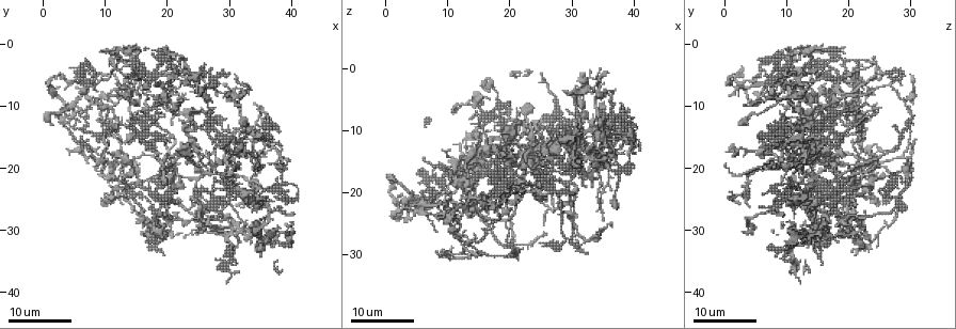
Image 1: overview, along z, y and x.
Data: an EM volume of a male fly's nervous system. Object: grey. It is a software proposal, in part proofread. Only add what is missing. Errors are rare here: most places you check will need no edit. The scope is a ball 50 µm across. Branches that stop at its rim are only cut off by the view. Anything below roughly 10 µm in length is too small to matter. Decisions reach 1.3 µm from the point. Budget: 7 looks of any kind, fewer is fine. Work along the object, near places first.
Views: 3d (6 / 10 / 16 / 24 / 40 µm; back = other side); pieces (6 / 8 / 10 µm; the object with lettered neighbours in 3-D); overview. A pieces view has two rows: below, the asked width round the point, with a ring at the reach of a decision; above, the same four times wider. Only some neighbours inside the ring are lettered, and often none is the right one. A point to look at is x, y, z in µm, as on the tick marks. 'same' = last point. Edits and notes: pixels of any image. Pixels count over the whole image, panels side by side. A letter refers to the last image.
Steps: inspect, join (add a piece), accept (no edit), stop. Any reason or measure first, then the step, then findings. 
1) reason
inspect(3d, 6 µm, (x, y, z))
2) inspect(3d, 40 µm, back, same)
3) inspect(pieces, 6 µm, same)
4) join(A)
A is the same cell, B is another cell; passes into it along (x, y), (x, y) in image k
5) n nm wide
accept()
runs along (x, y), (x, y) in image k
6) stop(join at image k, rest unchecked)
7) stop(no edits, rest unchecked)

thin end
inspect(3d, 24 µm, (16.0, 28.5, 26.0))

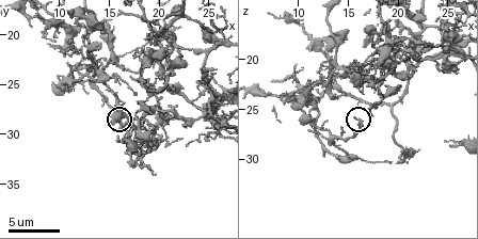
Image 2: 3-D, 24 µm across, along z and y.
what lies round it
inspect(pieces, 6 µm, same)

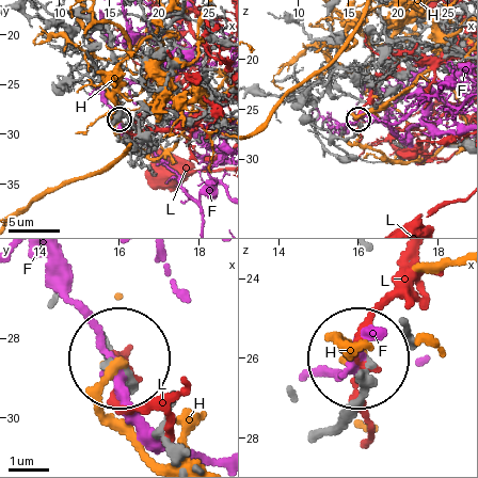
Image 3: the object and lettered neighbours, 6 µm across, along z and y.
140 nm wide
accept()
F, H and L are other cells; runs along (314, 434), (334, 427), (357, 363) in image 3; none of them fits

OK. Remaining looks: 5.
branch stops here
inspect(3d, 16 µm, (26.5, 23.0, 11.5))

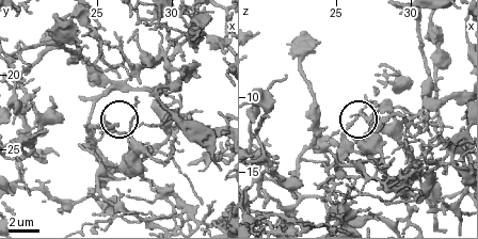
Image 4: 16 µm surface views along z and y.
what lies round it
inspect(pieces, 10 µm, (26.4, 23.4, 11.4))

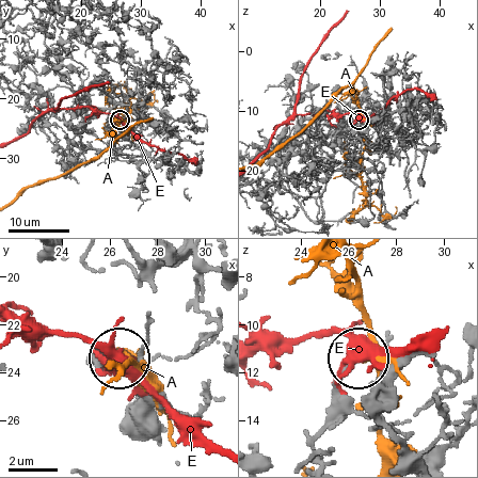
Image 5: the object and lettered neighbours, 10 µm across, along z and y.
180 nm wide
accept()
A and E are other cells; none of them fits

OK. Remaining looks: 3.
inspect(3d, 24 µm, (19.5, 15.5, 6.0))

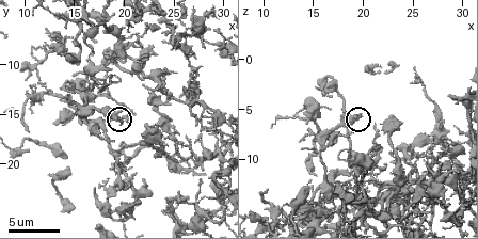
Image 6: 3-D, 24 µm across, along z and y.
inspect(pieces, 8 µm, (19.8, 15.6, 5.8))

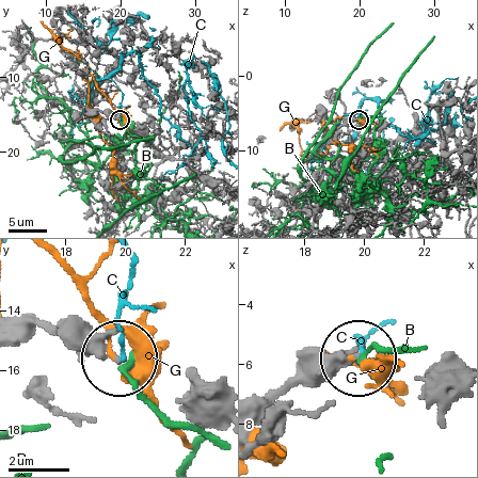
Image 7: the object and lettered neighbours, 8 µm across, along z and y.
accept()
B, C and G are other cells; runs along (259, 407), (356, 361) in image 7; none of them fits

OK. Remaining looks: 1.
stop(no edits, rest unchecked)

